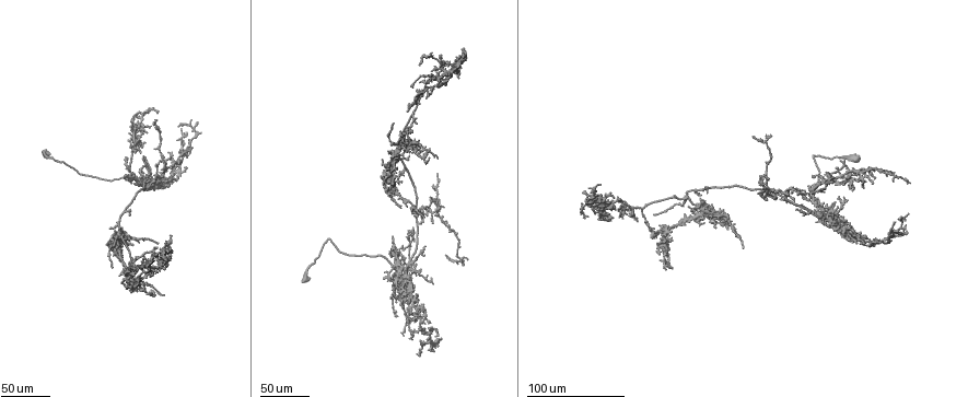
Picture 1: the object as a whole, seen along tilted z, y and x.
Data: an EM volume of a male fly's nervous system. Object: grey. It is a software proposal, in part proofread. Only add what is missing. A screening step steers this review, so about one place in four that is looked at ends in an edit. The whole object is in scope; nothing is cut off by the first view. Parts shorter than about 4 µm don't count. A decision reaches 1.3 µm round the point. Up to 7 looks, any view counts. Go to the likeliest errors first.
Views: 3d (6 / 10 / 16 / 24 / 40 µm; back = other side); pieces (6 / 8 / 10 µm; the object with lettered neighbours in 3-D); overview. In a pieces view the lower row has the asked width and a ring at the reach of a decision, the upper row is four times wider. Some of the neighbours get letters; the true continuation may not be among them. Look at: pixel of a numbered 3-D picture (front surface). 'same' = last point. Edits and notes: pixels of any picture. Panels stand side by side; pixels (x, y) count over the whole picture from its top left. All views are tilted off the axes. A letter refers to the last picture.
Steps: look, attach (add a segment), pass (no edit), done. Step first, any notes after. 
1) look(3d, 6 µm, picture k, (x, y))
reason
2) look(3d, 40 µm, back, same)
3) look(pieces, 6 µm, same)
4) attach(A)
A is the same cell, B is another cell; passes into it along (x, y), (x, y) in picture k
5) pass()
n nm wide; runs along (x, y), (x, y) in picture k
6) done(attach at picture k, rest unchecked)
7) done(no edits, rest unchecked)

look(3d, 40 µm, picture 1, (121, 258))
free end

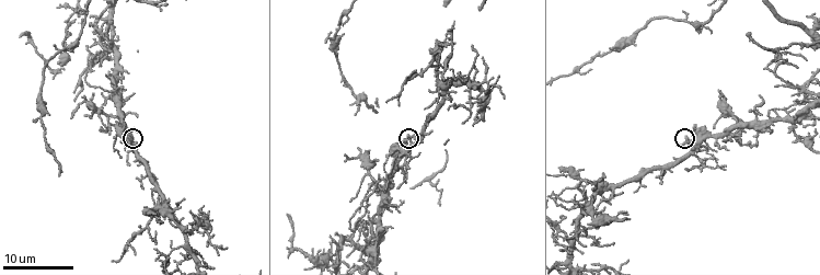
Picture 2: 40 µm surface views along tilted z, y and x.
look(pieces, 6 µm, picture 2, (678, 146))

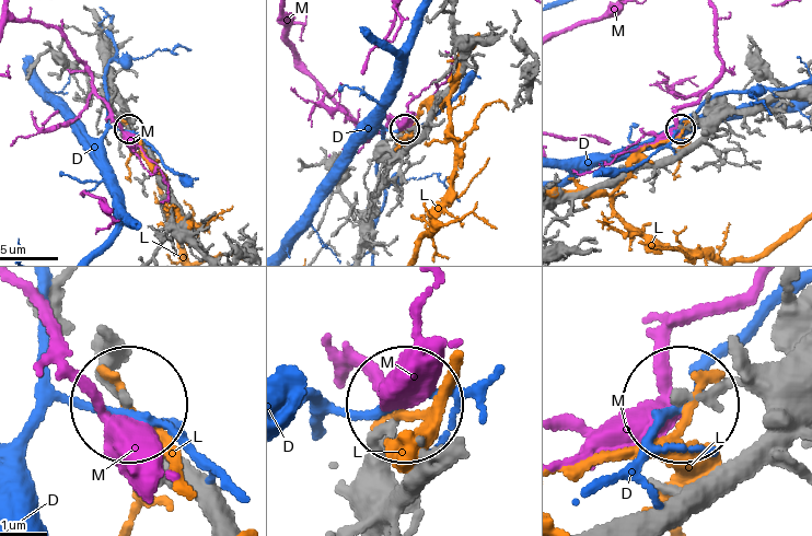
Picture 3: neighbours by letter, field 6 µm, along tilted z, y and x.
pass()
200 nm wide; D, L and M are other cells; runs along (95, 357), (126, 402) in picture 3; no lettered segment goes on from it

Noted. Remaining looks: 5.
look(3d, 24 µm, picture 1, (162, 189))
an open end

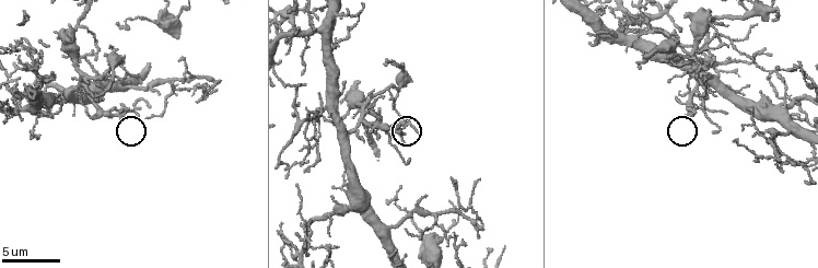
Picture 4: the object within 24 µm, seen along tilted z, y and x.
look(pieces, 10 µm, picture 4, (129, 108))

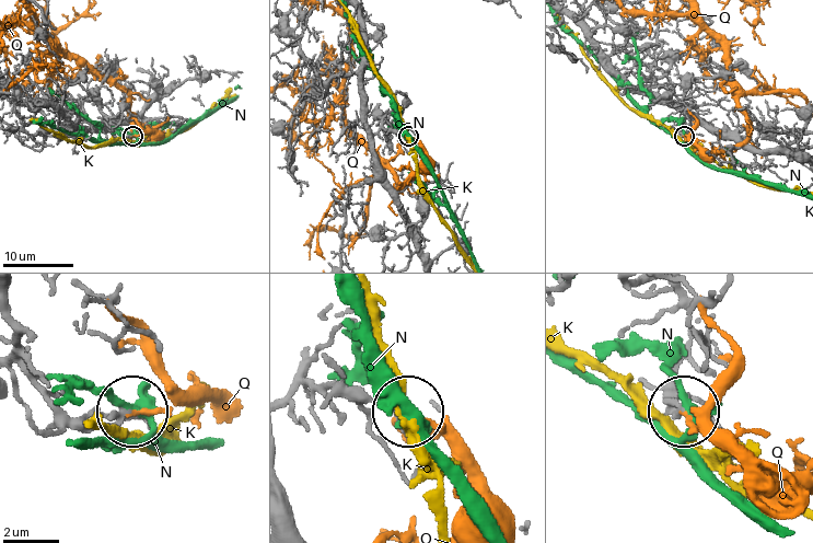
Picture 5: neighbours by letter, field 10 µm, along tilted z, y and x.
pass()
K, N and Q are other cells; no lettered segment goes on from it

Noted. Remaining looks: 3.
look(3d, 24 µm, picture 1, (127, 261))
free end

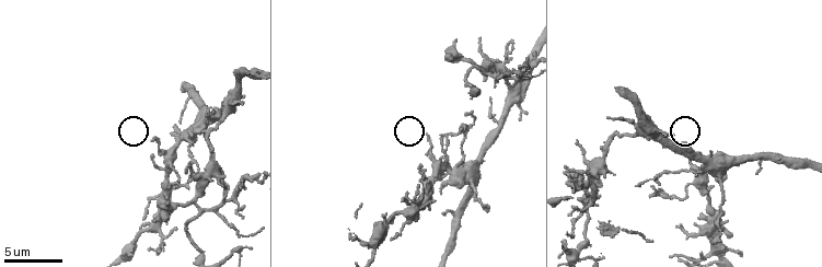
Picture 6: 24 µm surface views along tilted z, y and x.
look(pieces, 8 µm, picture 6, (153, 140))

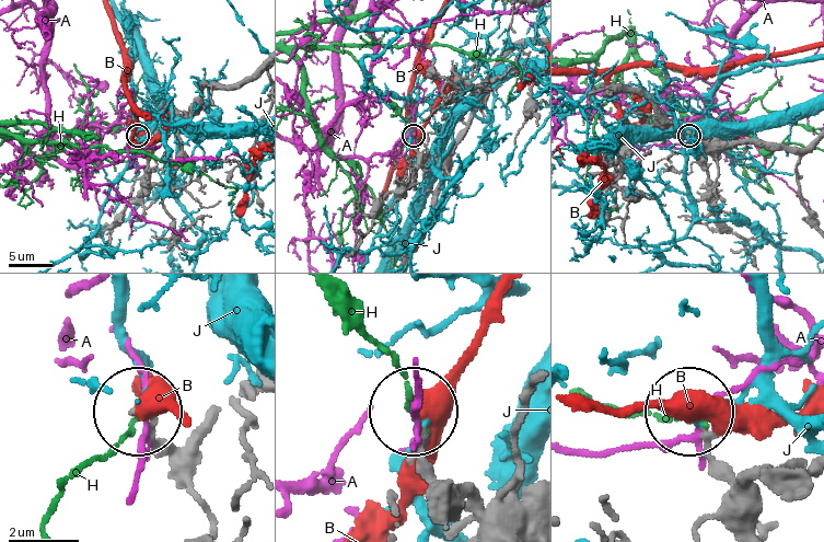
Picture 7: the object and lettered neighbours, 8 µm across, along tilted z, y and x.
pass()
160 nm wide; A, B, H and J are other cells; runs along (185, 437), (158, 441), (138, 413) in picture 7; none of them fits

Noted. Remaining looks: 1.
done(no edits, rest unchecked)

